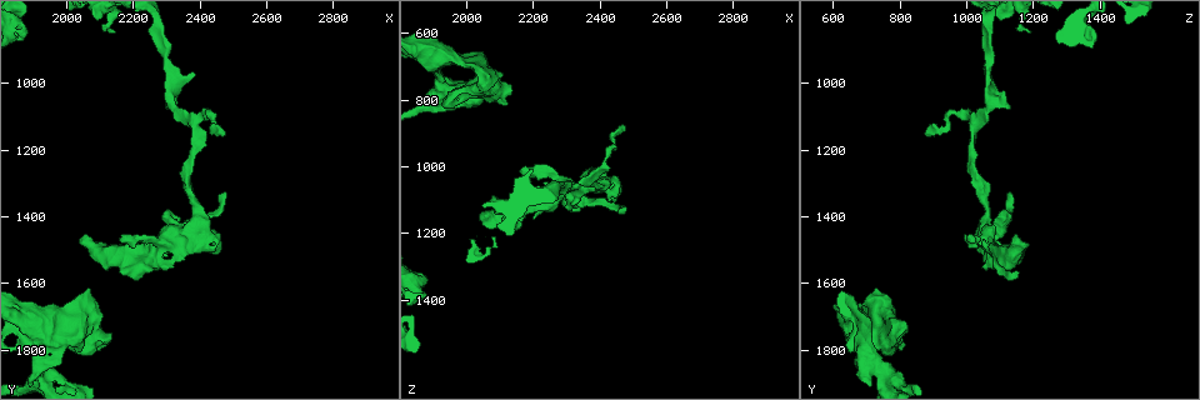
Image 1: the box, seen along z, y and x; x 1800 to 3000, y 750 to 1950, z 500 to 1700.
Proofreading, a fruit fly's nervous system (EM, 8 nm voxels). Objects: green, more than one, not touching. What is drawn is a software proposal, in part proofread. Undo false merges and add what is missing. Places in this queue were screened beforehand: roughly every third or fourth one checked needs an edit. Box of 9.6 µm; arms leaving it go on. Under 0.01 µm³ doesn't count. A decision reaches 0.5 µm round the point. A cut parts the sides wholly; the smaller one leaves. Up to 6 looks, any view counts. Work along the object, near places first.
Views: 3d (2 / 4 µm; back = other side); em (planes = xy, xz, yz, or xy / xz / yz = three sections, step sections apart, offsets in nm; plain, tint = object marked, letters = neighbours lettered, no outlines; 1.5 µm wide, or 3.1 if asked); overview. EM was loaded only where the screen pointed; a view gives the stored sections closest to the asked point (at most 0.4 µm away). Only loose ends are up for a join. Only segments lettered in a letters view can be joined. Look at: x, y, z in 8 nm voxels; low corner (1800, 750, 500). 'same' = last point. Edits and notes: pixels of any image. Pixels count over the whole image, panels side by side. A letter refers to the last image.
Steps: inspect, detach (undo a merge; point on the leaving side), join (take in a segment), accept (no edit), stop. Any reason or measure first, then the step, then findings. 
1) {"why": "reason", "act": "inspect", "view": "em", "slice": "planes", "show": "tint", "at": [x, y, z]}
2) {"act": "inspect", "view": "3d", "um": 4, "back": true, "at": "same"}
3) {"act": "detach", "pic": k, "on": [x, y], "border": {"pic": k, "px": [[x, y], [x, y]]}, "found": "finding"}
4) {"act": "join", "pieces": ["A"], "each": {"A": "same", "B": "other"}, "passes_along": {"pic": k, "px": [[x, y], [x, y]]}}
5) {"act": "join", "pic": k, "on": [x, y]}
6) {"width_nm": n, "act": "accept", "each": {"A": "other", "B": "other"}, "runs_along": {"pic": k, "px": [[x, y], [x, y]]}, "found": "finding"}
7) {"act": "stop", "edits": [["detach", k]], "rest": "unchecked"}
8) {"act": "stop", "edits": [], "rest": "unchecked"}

{"why": "branch stops here", "act": "inspect", "view": "3d", "um": 4, "at": [2160, 1470, 1020]}

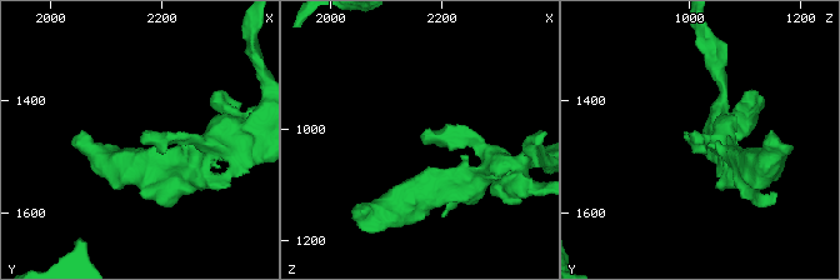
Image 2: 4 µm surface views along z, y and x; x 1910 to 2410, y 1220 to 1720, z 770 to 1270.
{"act": "inspect", "view": "em", "slice": "xy", "step": 4, "show": "tint", "at": [2160, 1475, 1010]}

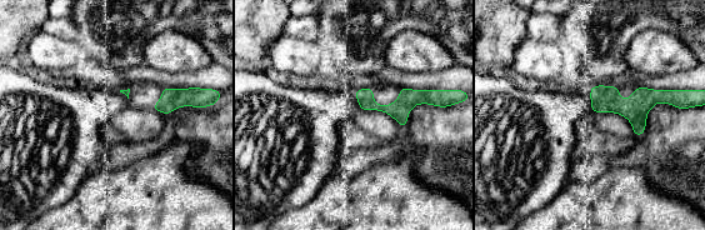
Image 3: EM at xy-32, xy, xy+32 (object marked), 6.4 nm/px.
{"why": "cut it another way", "act": "inspect", "view": "em", "slice": "planes", "show": "letters", "at": "same"}

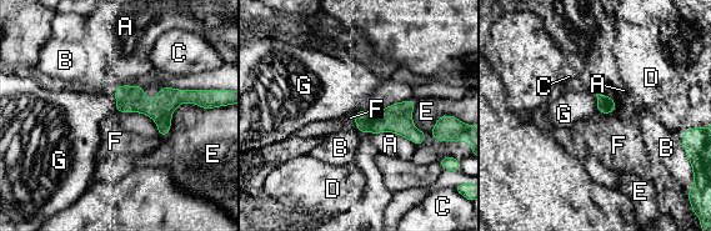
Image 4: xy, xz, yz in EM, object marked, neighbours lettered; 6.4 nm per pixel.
{"act": "accept", "each": {"A": "other", "B": "other", "C": "other", "D": "other", "E": "other", "F": "other", "G": "other"}, "border": {"pic": 4, "px": [[592, 90], [599, 111]]}, "found": "none of them fits"}

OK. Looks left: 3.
{"why": "thin end", "act": "inspect", "view": "em", "slice": "yz", "step": 4, "show": "letters", "at": [2390, 970, 1060]}

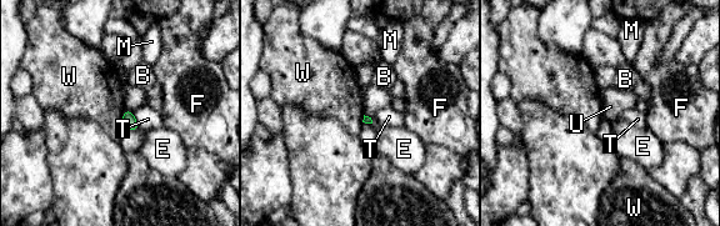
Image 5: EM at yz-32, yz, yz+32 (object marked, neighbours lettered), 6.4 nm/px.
{"why": "cut it another way", "act": "inspect", "view": "em", "slice": "planes", "show": "letters", "at": "same"}

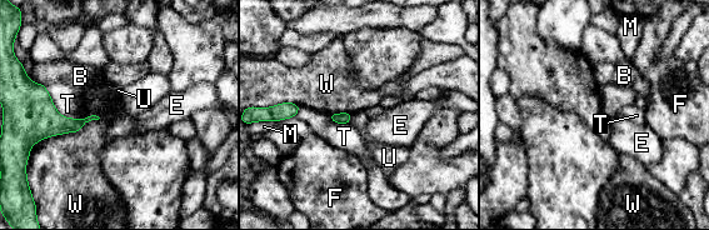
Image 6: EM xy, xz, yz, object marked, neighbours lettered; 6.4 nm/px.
{"act": "accept", "each": {"B": "other", "E": "other", "F": "other", "M": "other", "T": "other", "U": "other", "W": "other"}, "border": {"pic": 6, "px": [[100, 118], [76, 131], [38, 141]]}, "found": "none of them fits"}

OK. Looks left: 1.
{"act": "stop", "edits": [], "rest": "unchecked"}

